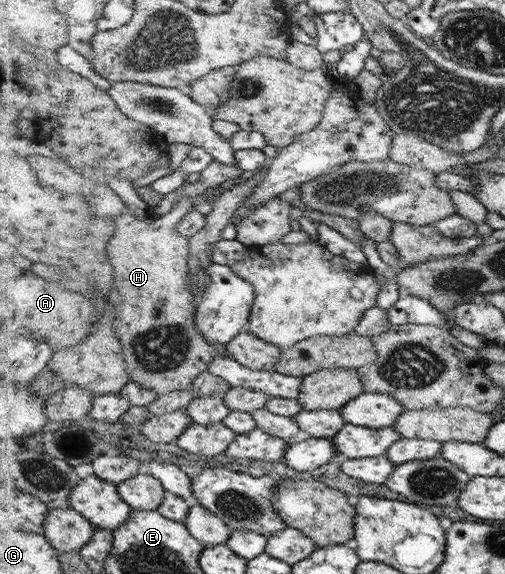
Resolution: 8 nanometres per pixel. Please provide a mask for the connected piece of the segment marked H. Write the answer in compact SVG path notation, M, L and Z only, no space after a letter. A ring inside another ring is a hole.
M196 198L181 199L175 204L172 210L164 216L154 217L151 221L139 220L134 214L123 214L116 221L116 231L109 241L108 245L108 257L111 264L116 269L116 276L114 281L114 288L110 293L109 300L112 305L118 305L116 313L118 313L118 319L115 321L116 329L118 330L120 340L126 350L126 358L128 359L129 367L128 371L131 373L132 381L150 387L151 389L157 390L160 395L167 395L173 390L181 390L190 388L195 383L195 380L202 374L210 369L210 363L217 357L218 351L216 347L211 345L206 336L198 329L197 311L198 306L196 304L196 297L192 291L190 285L190 255L192 252L192 246L194 241L190 238L186 238L178 232L179 223L185 219L185 217L193 211L193 203Z

